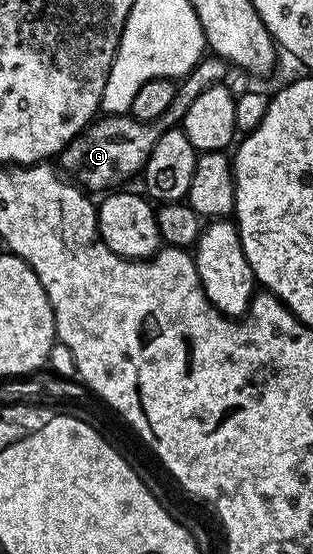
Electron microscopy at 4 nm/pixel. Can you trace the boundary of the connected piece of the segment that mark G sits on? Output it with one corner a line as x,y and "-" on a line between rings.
204,57
188,75
179,80
169,108
157,119
142,121
127,114
111,114
95,120
60,152
58,163
61,163
59,163
61,170
65,174
68,172
74,175
72,177
77,184
89,192
100,190
103,192
112,186
123,184
120,182
134,174
137,176
149,159
158,137
171,127
180,127
186,117
186,109
194,105
198,93
206,93
206,89
210,89
213,85
223,84
224,74
227,71
230,71
230,67
223,59

